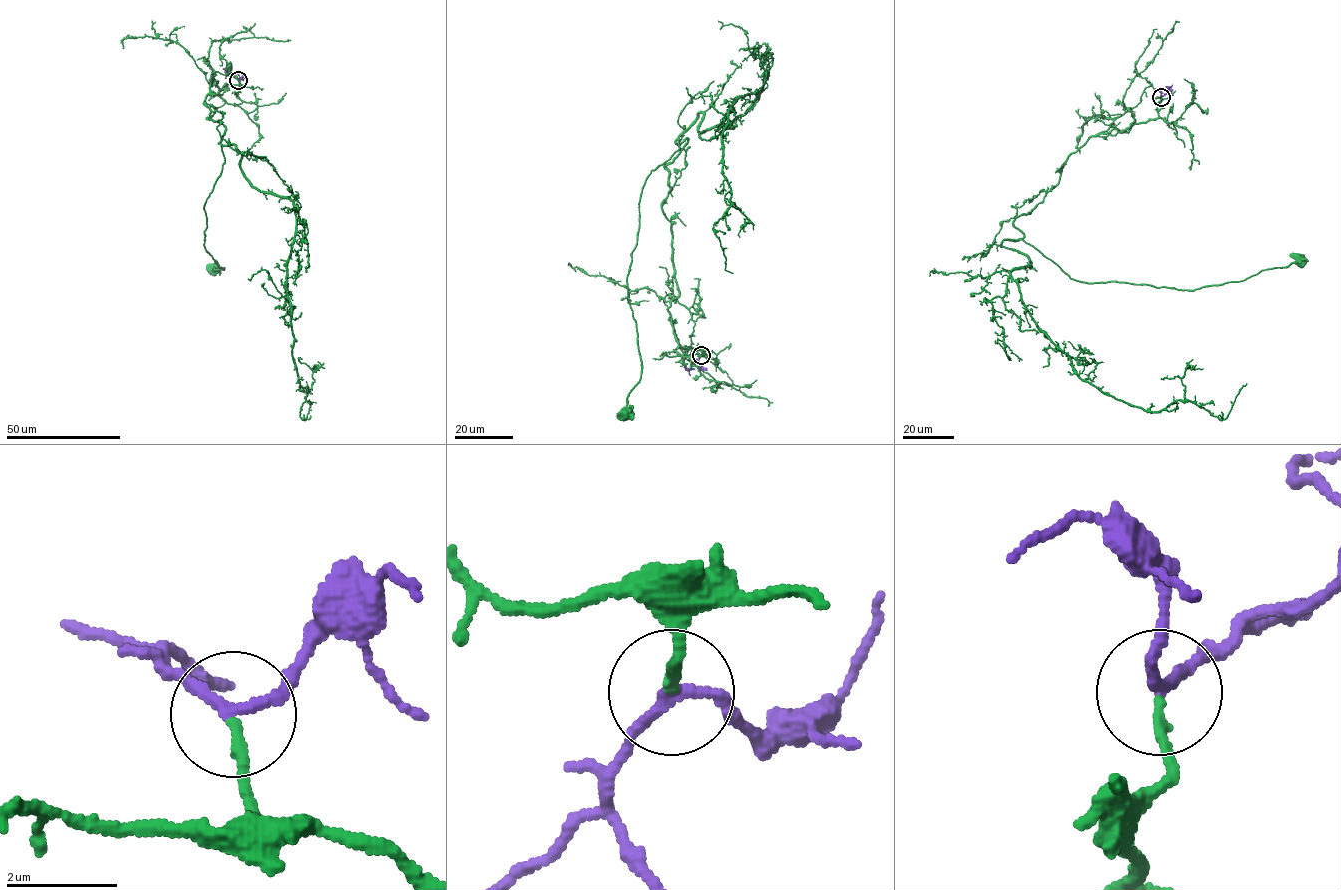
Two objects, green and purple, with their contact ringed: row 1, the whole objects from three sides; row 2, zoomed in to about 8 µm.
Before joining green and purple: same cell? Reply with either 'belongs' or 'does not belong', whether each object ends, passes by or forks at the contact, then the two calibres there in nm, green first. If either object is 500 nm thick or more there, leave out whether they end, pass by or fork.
belongs; green ends there; purple passes by; 180 nm thick on the green side, 180 nm on the other

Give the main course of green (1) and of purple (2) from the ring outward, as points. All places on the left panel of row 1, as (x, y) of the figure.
1: (238, 80), (220, 89), (211, 77), (204, 103), (225, 127), (203, 208), (215, 268)
2: (238, 80), (228, 71), (225, 78)

